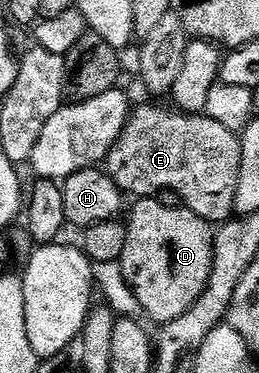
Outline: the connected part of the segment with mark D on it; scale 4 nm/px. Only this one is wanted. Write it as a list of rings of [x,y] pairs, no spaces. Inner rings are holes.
[[[156,197],[152,198],[137,198],[134,201],[133,211],[129,214],[129,220],[127,219],[128,230],[126,232],[126,248],[123,250],[123,254],[120,259],[122,270],[125,273],[126,280],[129,282],[130,288],[133,289],[135,296],[139,300],[139,304],[142,305],[144,313],[148,315],[150,319],[156,314],[177,314],[183,316],[187,313],[192,306],[195,305],[203,296],[203,292],[207,288],[209,283],[209,277],[213,271],[213,236],[215,233],[214,227],[205,219],[200,218],[197,214],[193,213],[188,208],[165,208],[162,204],[157,202]]]

